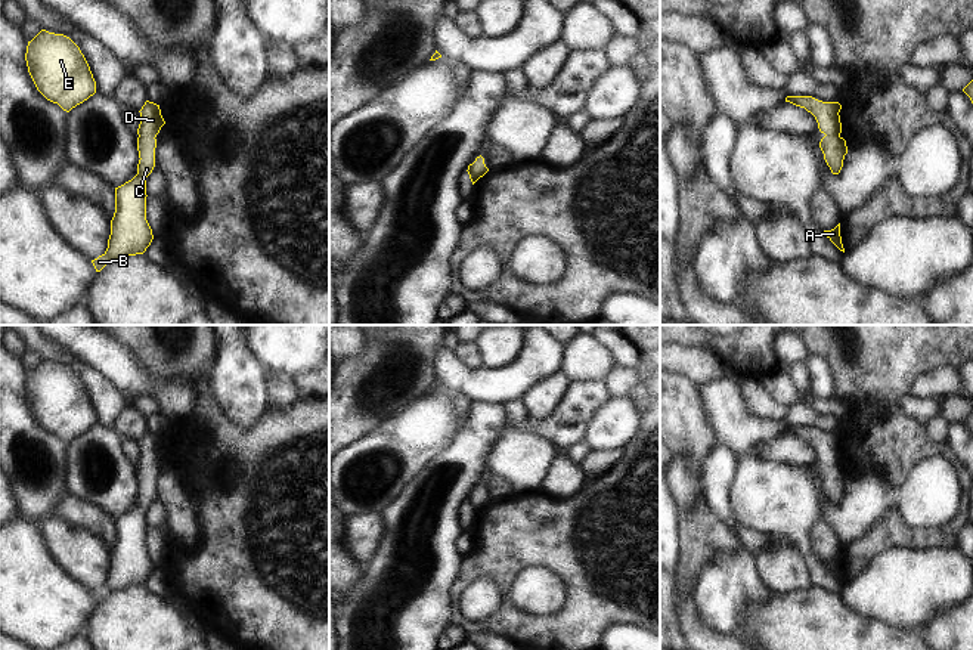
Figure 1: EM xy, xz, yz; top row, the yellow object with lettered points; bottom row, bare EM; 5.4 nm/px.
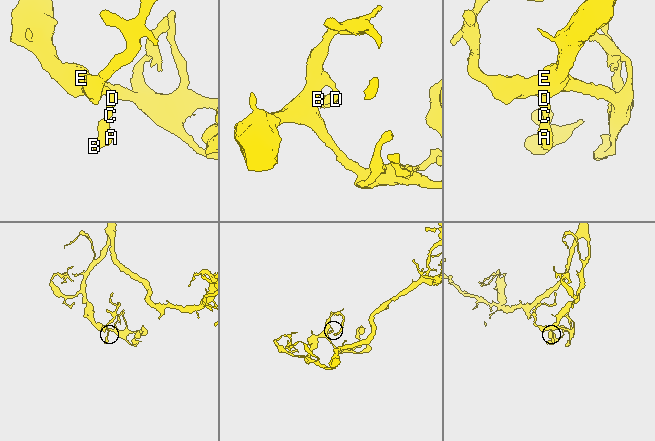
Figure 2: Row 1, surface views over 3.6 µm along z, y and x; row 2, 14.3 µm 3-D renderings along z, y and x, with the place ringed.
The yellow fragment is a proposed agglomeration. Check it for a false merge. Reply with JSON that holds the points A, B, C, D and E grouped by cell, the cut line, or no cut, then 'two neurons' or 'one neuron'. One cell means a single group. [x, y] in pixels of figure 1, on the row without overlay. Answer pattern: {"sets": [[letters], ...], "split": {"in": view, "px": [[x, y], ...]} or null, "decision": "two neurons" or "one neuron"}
{"sets": [["A", "B", "C", "D", "E"]], "split": null, "decision": "one neuron"}

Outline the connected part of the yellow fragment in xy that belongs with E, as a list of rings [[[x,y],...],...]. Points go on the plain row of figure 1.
[[[41,360],[28,372],[25,391],[37,421],[66,443],[96,424],[84,386],[63,365]]]

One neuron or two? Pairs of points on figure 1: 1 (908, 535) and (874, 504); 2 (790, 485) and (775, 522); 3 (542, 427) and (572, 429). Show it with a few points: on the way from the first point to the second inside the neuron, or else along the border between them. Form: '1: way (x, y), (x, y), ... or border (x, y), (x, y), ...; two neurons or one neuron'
1: border (894, 504), (858, 536); two neurons
2: way (787, 494), (775, 505), (775, 513); one neuron
3: way (549, 427), (564, 427); one neuron

